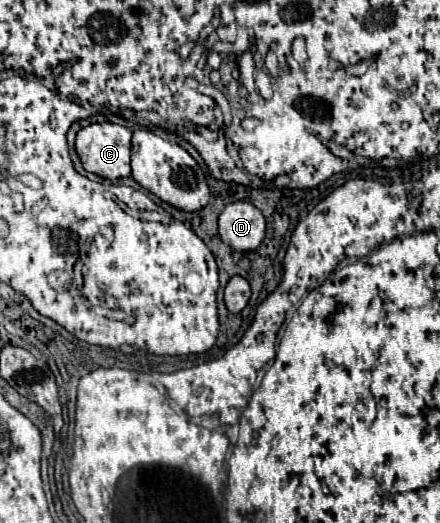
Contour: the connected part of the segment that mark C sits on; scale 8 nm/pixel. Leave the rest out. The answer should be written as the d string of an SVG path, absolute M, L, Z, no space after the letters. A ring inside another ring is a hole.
M100 122L100 124L88 124L76 134L76 152L82 160L82 166L86 172L92 172L96 176L118 180L130 176L130 138L132 130L124 128L120 124L112 122Z

